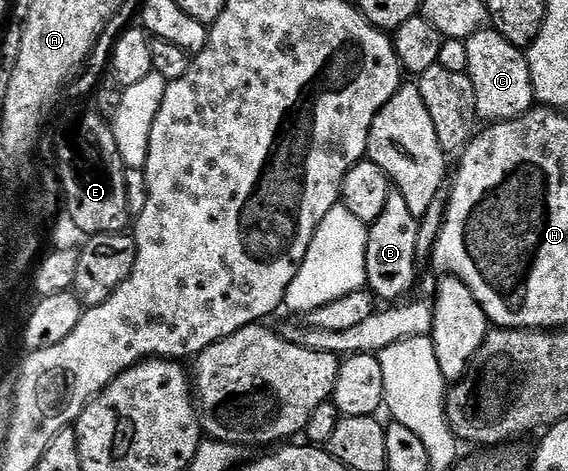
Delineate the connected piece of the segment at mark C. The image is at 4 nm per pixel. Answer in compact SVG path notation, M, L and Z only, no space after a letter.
M493 27L480 29L466 39L468 66L465 73L470 77L476 94L476 116L482 122L511 120L522 116L535 107L532 78L528 74L528 62L523 49L512 46Z

